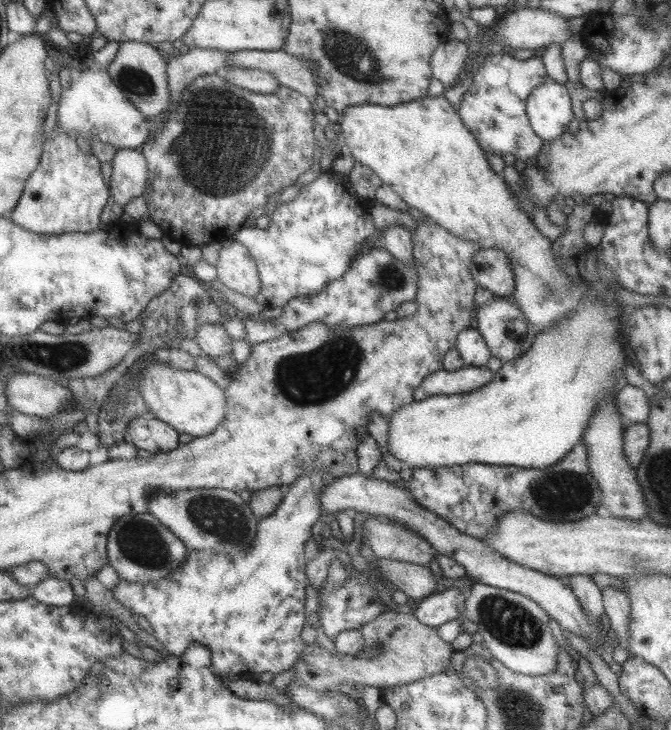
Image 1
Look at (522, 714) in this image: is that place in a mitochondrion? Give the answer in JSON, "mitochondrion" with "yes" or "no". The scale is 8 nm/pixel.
{"mitochondrion":"yes"}

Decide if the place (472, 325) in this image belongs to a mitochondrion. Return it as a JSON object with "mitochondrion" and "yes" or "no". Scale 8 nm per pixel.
{"mitochondrion":"no"}

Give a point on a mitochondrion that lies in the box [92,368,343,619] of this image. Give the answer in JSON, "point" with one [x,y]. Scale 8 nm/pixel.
{"point":[211,513]}

